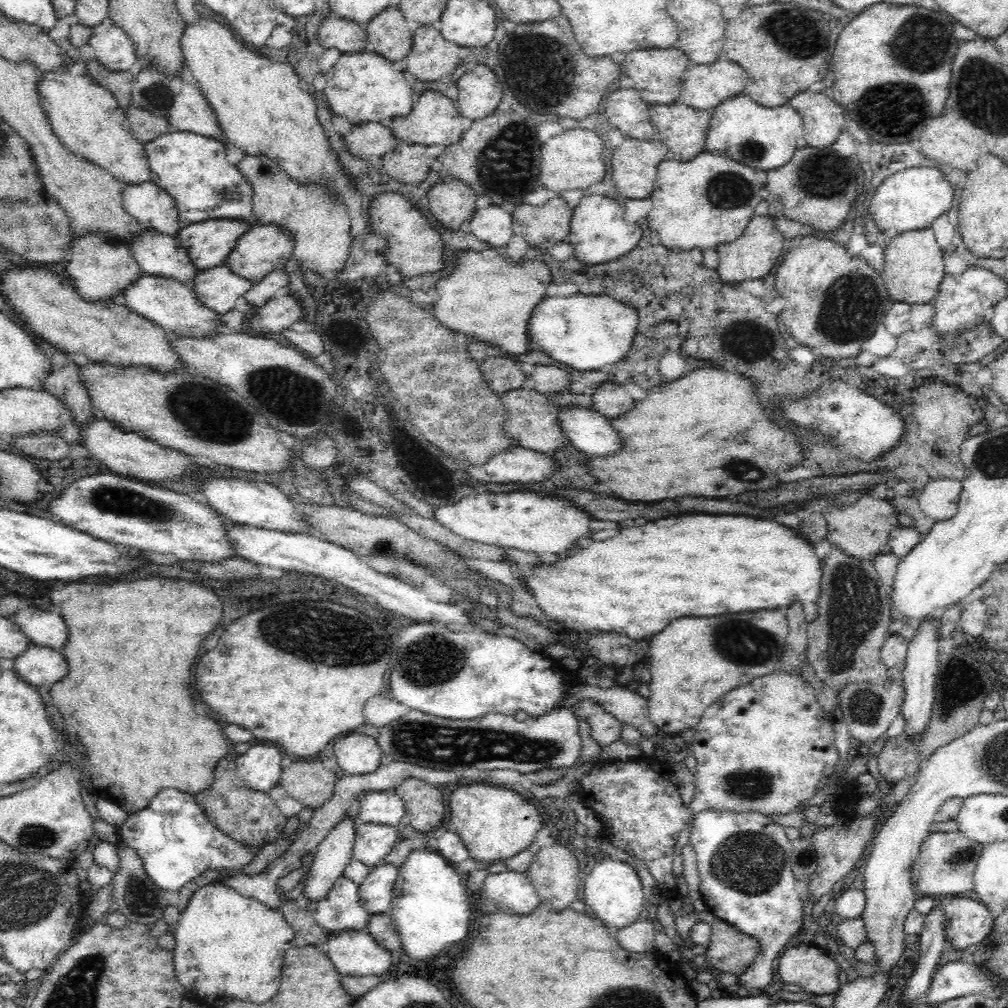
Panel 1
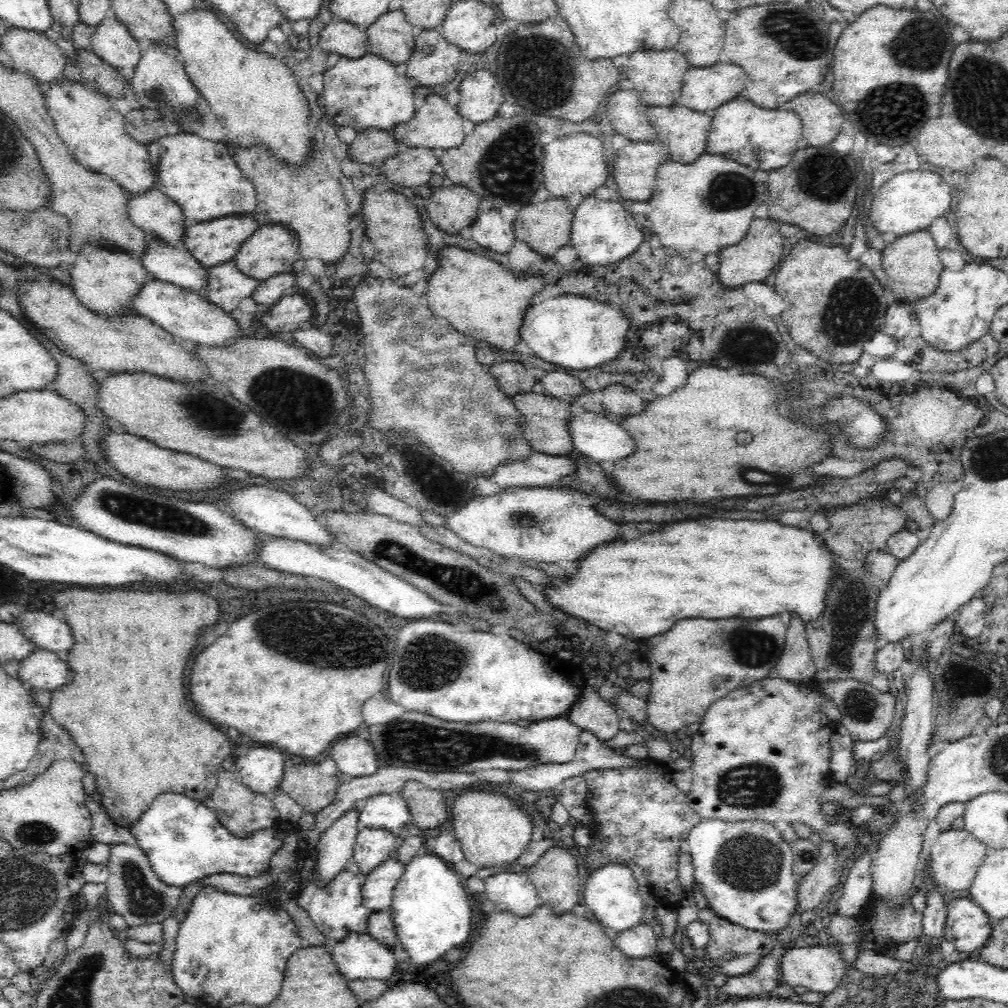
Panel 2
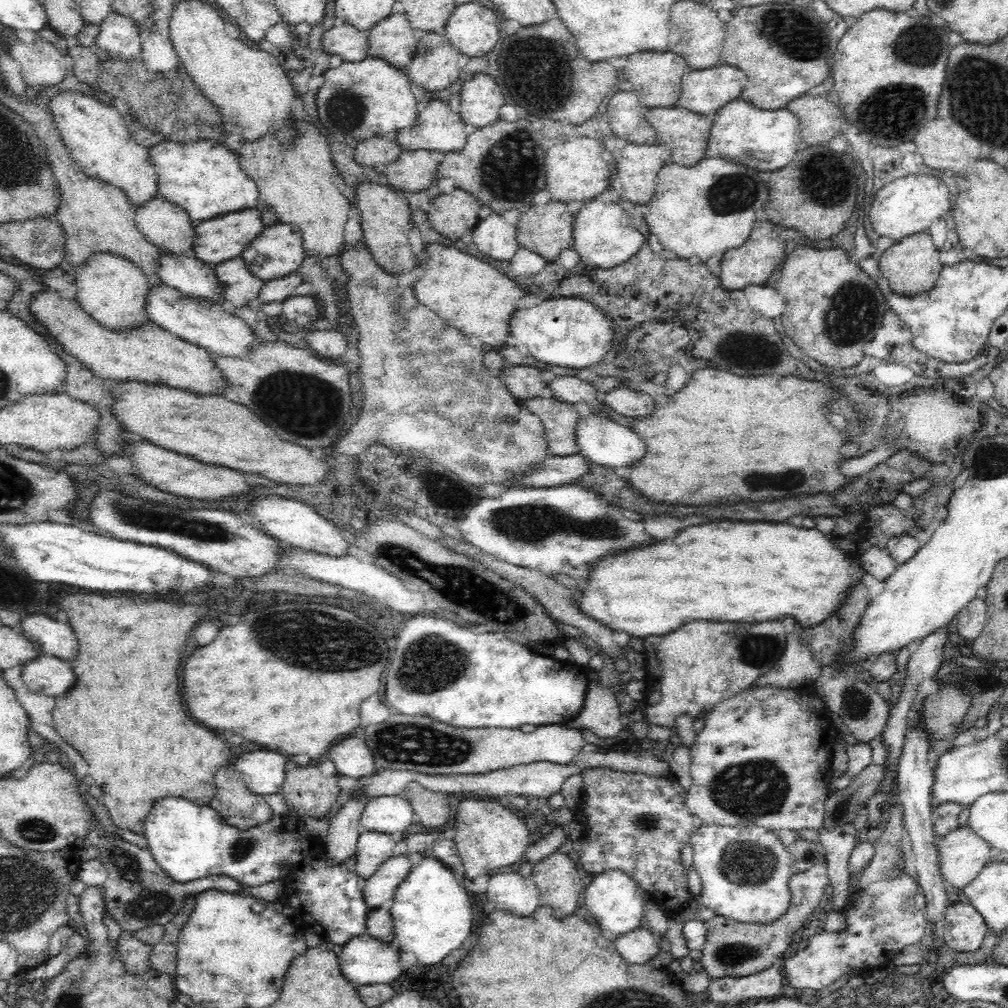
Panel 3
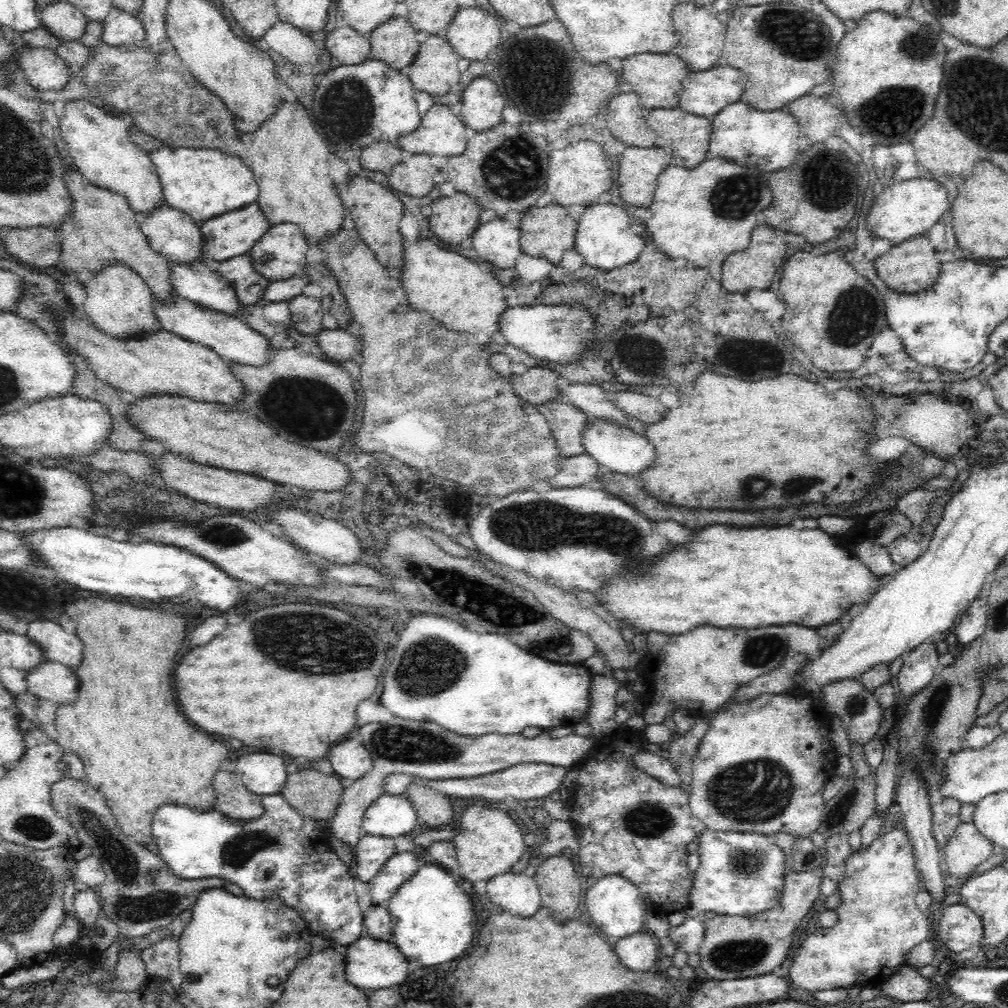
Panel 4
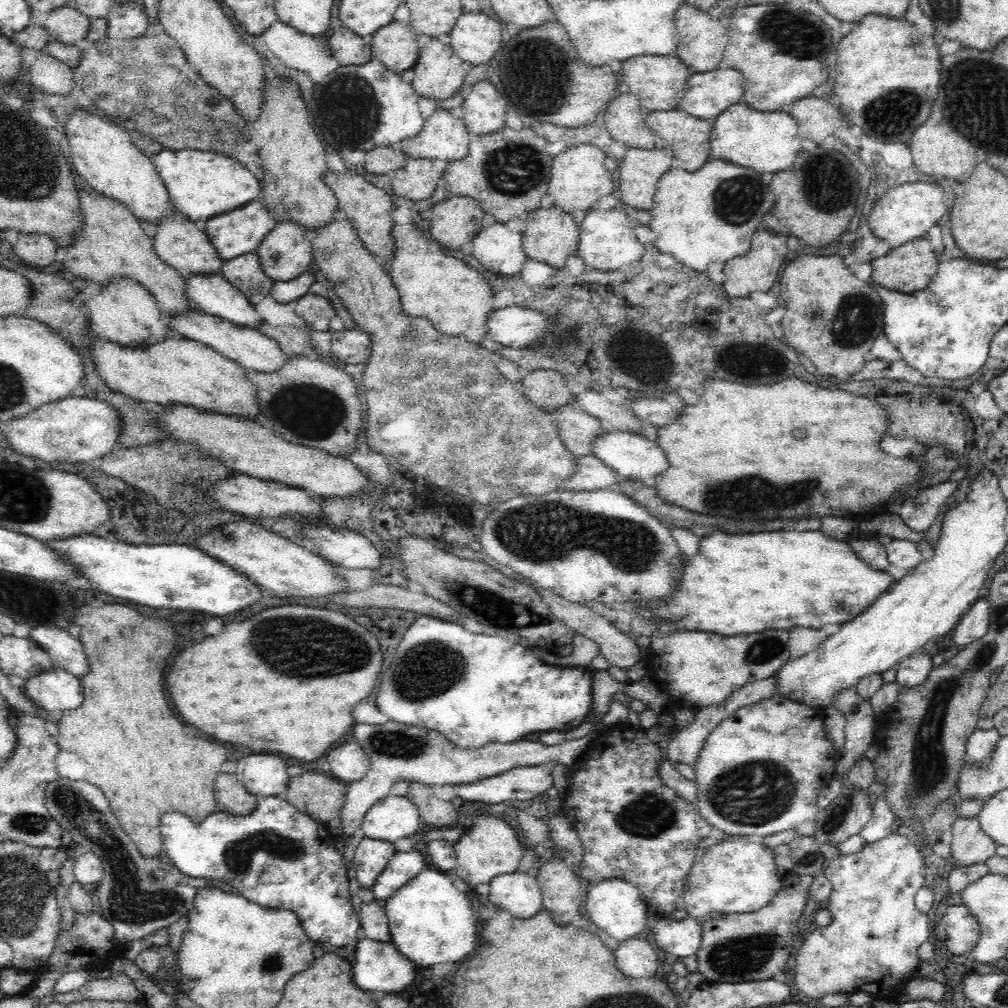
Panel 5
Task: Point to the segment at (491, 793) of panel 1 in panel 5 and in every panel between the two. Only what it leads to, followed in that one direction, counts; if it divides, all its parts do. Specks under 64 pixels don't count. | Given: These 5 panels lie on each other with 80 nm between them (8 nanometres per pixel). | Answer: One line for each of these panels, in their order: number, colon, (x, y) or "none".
2: (490, 830)
3: (489, 837)
4: (491, 844)
5: (490, 847)

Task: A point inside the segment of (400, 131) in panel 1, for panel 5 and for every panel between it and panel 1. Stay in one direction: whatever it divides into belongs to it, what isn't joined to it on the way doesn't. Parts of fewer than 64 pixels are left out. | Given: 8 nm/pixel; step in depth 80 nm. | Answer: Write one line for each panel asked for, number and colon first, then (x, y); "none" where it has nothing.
2: (435, 125)
3: (437, 128)
4: (441, 133)
5: (444, 137)

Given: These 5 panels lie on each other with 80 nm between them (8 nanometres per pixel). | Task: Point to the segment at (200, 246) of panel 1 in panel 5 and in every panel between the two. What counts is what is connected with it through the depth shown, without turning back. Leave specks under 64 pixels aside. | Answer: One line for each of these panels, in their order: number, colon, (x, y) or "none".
2: (214, 242)
3: (220, 239)
4: (225, 237)
5: (239, 232)

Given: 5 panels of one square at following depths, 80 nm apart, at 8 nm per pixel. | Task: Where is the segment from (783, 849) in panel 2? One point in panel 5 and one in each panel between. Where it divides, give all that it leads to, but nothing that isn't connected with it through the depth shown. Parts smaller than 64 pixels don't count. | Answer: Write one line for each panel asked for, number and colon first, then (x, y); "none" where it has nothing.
3: (744, 870)
4: (740, 873)
5: (736, 876)

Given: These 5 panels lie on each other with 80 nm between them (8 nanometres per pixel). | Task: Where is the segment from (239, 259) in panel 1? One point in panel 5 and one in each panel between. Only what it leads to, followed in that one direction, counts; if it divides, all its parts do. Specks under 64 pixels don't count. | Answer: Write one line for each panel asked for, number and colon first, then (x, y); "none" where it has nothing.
2: (273, 250)
3: (279, 251)
4: (280, 254)
5: (285, 253)

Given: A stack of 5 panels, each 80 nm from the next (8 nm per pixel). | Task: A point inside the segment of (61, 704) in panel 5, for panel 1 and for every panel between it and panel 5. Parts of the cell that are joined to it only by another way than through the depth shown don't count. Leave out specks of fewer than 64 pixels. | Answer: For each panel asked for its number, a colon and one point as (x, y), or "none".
1: (38, 665)
2: (42, 670)
3: (46, 675)
4: (50, 681)

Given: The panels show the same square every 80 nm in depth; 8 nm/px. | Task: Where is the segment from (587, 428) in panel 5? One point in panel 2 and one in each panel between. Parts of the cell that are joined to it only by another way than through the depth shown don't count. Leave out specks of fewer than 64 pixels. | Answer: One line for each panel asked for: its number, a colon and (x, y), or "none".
2: (546, 428)
3: (559, 419)
4: (567, 422)

